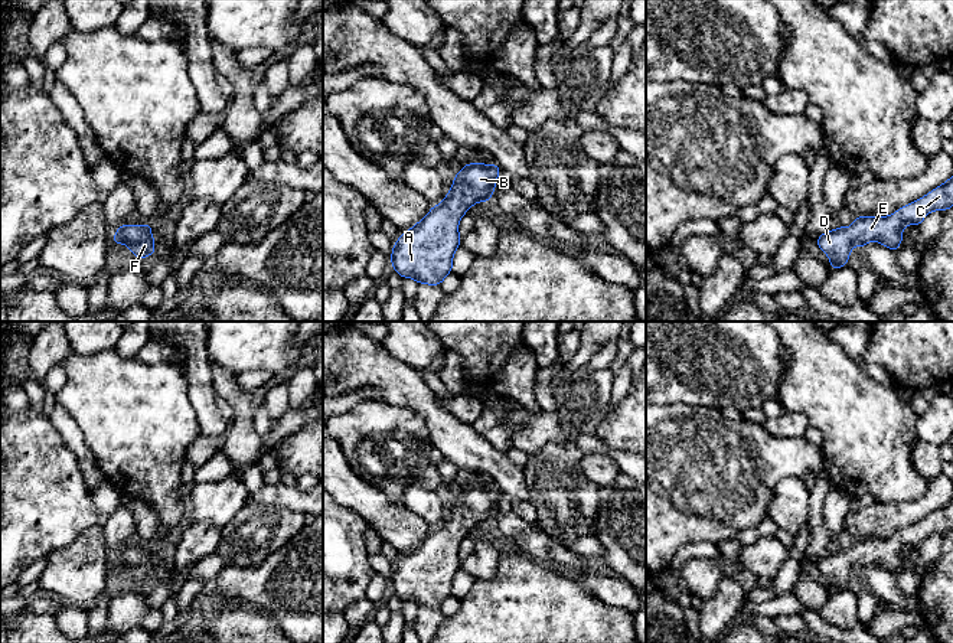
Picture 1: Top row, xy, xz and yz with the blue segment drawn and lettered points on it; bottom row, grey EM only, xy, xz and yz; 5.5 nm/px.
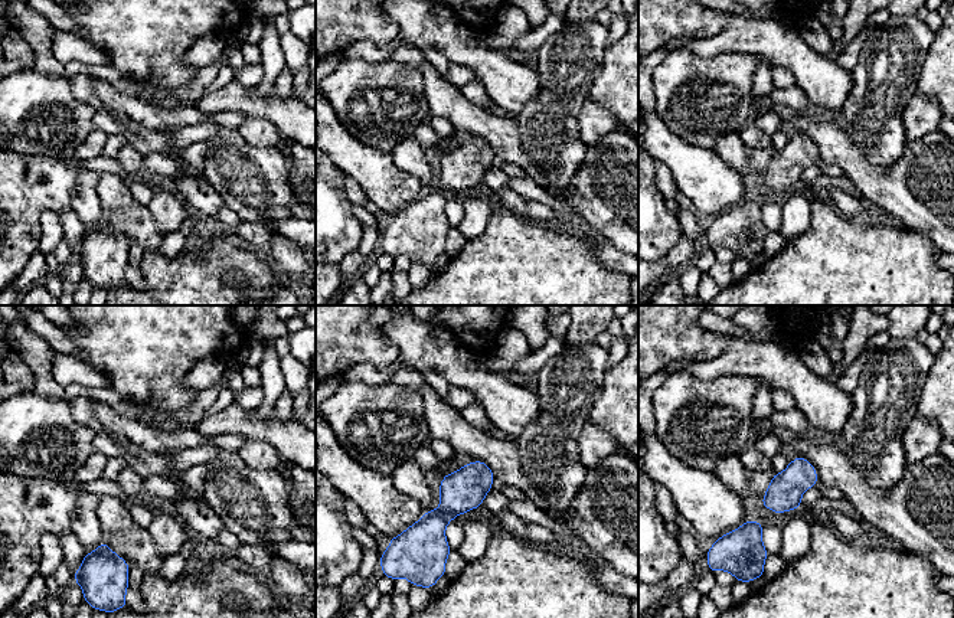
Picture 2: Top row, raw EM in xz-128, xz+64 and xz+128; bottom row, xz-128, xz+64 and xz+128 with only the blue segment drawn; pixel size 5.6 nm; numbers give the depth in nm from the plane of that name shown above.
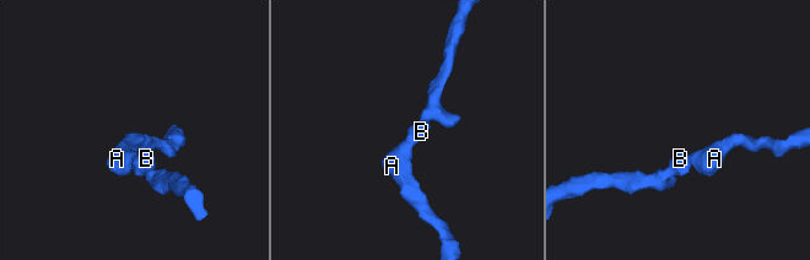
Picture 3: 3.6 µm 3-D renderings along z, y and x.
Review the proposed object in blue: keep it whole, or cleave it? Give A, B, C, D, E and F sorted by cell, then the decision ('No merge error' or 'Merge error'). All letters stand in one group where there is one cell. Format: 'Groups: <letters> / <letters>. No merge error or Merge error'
Groups: A B C D E F. No merge error

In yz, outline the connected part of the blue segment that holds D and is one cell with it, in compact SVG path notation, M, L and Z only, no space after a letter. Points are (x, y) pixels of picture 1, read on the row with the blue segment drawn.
M953 176L926 196L901 206L891 216L856 216L849 228L838 226L823 232L817 247L830 258L830 270L848 265L849 254L855 245L864 248L877 241L892 252L903 244L903 229L911 223L920 226L931 210L946 212L953 206Z

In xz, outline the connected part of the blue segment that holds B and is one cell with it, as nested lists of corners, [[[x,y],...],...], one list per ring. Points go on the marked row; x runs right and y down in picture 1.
[[[463,164],[446,199],[394,244],[389,257],[394,271],[418,284],[441,285],[461,245],[458,221],[474,203],[492,200],[500,170],[499,164]]]

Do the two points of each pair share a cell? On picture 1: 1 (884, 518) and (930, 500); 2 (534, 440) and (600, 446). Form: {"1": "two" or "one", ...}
{"1": "one", "2": "one"}

